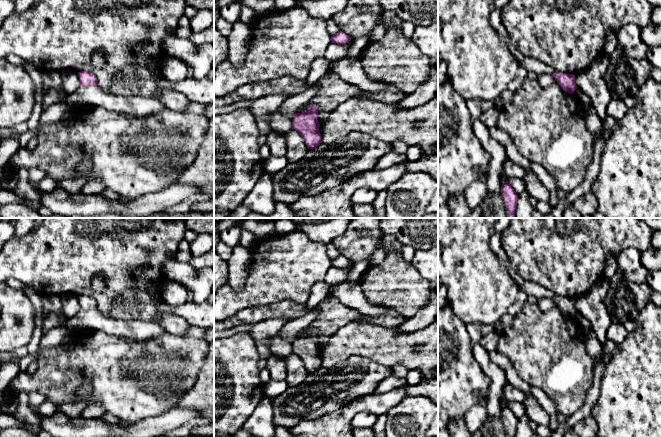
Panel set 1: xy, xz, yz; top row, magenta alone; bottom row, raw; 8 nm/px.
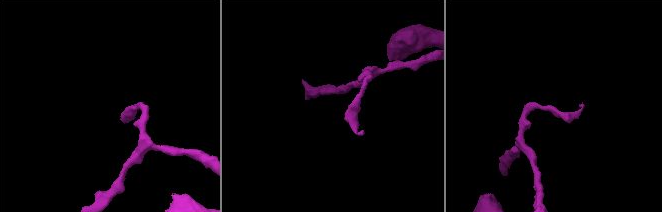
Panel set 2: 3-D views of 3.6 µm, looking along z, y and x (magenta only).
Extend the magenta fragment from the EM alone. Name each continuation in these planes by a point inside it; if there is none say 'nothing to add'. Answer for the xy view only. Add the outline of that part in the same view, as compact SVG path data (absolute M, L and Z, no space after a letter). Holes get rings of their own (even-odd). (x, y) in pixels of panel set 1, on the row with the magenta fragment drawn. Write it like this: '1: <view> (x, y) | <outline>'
nothing to add

